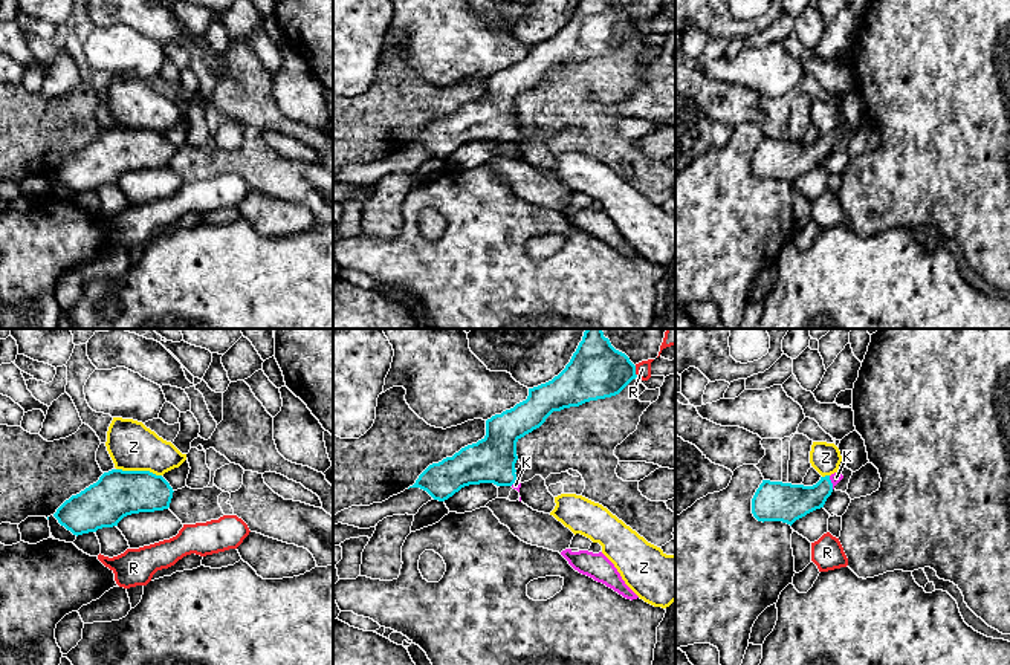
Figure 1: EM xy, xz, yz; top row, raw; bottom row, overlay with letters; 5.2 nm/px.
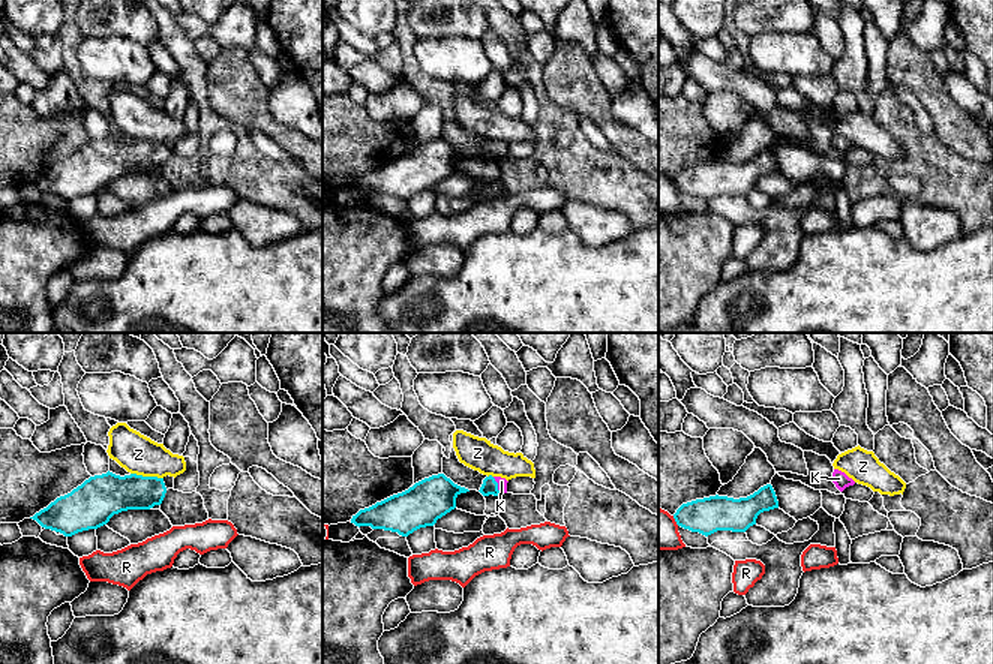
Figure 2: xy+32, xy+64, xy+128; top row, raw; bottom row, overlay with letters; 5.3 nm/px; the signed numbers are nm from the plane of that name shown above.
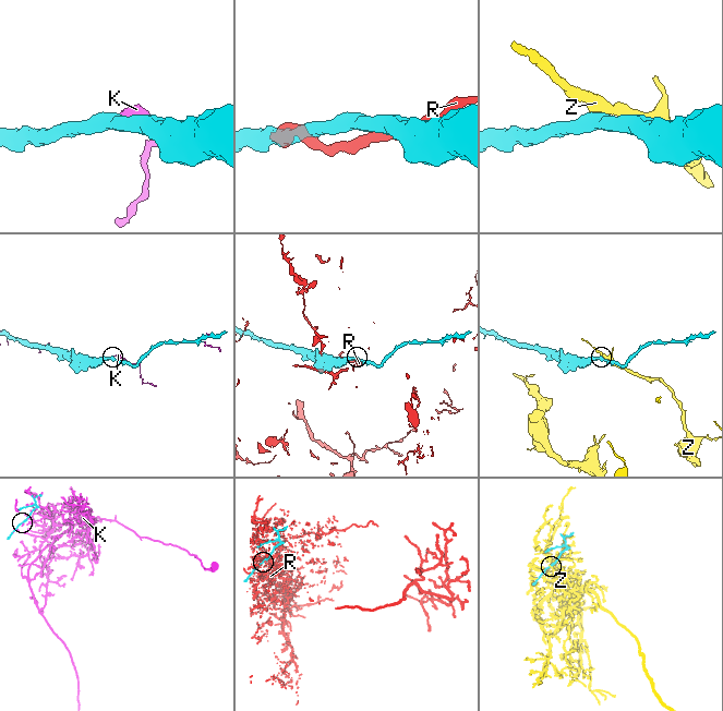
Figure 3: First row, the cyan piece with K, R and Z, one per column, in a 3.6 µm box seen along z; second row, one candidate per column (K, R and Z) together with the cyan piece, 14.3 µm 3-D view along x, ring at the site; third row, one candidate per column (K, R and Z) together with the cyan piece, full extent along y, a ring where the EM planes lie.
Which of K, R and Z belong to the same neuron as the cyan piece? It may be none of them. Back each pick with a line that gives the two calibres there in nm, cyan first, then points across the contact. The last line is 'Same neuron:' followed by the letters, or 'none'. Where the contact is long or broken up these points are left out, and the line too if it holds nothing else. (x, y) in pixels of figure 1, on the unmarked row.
K: 200/60 nm
Same neuron: K

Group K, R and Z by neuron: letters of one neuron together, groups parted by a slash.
K / R / Z

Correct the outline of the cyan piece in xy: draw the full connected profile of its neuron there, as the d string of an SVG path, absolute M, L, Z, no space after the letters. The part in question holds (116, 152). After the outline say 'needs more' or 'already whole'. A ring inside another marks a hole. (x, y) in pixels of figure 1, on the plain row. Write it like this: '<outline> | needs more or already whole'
M112 127L76 153L66 157L53 171L73 193L113 185L131 171L170 165L173 145L150 128Z | already whole

